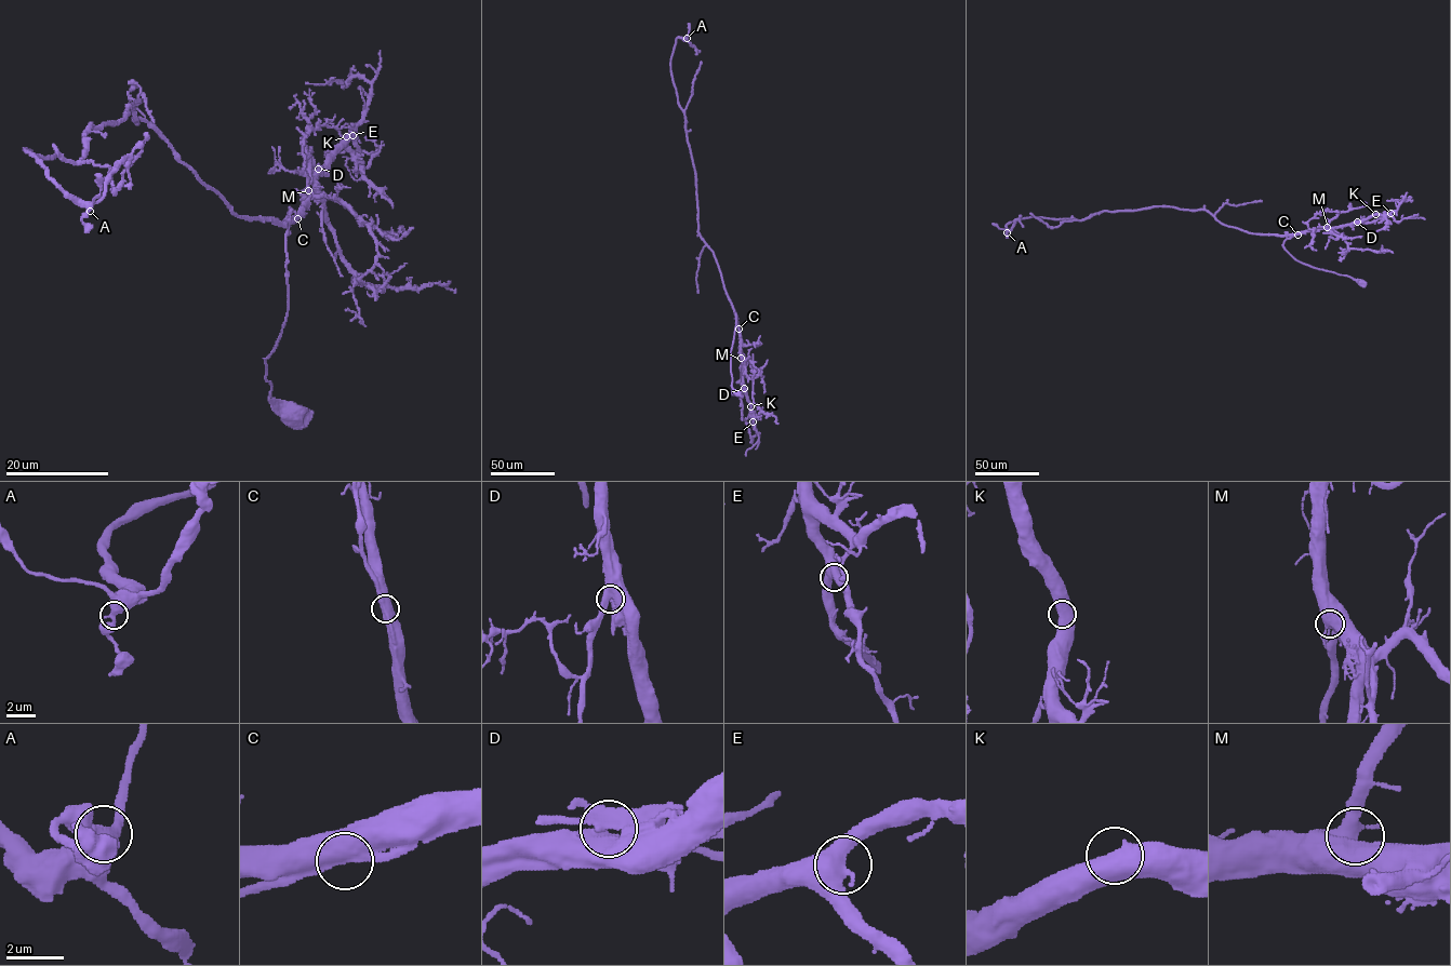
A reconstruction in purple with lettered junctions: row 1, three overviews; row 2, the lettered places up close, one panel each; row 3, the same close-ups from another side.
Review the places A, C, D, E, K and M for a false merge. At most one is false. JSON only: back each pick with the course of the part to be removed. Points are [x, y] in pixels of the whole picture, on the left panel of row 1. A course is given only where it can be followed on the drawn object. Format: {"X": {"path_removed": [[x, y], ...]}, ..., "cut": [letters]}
{"cut": []}

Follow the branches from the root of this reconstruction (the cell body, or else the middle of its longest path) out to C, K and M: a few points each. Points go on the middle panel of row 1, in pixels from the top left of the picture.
C: (739, 392), (732, 387), (731, 371), (735, 313), (739, 329)
K: (739, 392), (732, 387), (731, 371), (735, 313), (744, 386), (750, 406)
M: (739, 392), (732, 387), (731, 371), (735, 313), (741, 358)

